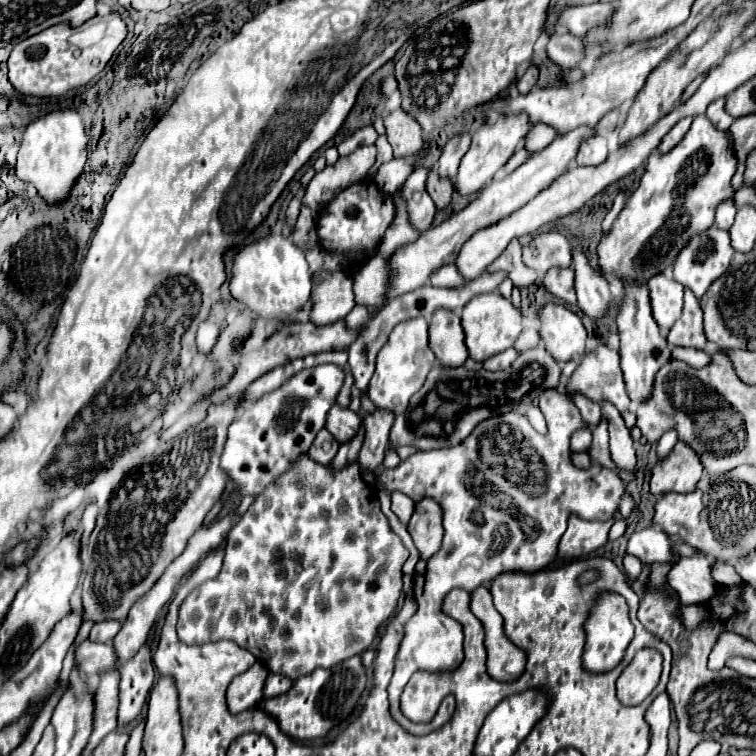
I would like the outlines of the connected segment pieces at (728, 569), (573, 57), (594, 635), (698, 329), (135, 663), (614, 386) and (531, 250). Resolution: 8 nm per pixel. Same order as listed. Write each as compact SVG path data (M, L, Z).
M720 561L720 563L714 563L714 565L710 565L710 567L712 567L712 575L718 577L718 583L720 583L720 585L736 585L736 583L742 581L742 579L736 575L736 571L734 571L734 567L732 567L730 563Z
M556 31L546 45L546 55L562 69L572 69L572 67L580 65L582 57L584 57L582 41L574 35L570 35L568 31Z
M604 595L602 599L598 599L598 607L594 607L590 619L586 621L584 667L588 671L610 671L610 667L616 667L622 661L626 643L630 643L632 635L634 635L634 627L628 619L626 601L620 595Z
M686 287L684 289L682 317L670 329L670 333L668 333L668 345L672 345L672 347L696 347L696 349L704 349L706 343L708 341L706 341L704 331L702 331L700 301Z
M144 645L120 671L120 695L118 695L118 727L130 725L140 717L146 697L154 685L152 651Z
M598 345L586 353L568 383L570 391L578 387L578 391L586 391L594 401L612 401L618 411L624 411L630 405L622 379L620 355L606 345Z
M556 231L540 233L524 247L524 263L540 273L552 267L572 267L572 245Z

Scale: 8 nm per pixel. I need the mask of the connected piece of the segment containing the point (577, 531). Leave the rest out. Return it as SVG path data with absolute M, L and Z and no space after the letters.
M570 515L568 529L560 541L558 557L562 559L578 559L596 551L608 541L608 533L614 523L607 521L584 521L578 515Z

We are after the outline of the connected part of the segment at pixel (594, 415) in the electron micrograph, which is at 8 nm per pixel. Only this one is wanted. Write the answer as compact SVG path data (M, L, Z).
M572 393L572 395L568 395L570 397L570 401L580 409L580 413L582 413L582 417L584 419L588 419L588 423L592 425L592 427L596 427L598 423L600 423L600 405L598 403L594 403L594 401L590 401L586 395L582 395L582 393Z

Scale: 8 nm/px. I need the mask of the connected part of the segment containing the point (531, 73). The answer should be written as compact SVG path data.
M532 65L532 67L528 67L528 71L516 81L518 91L520 91L520 93L528 93L530 87L532 87L536 81L538 81L538 67Z

